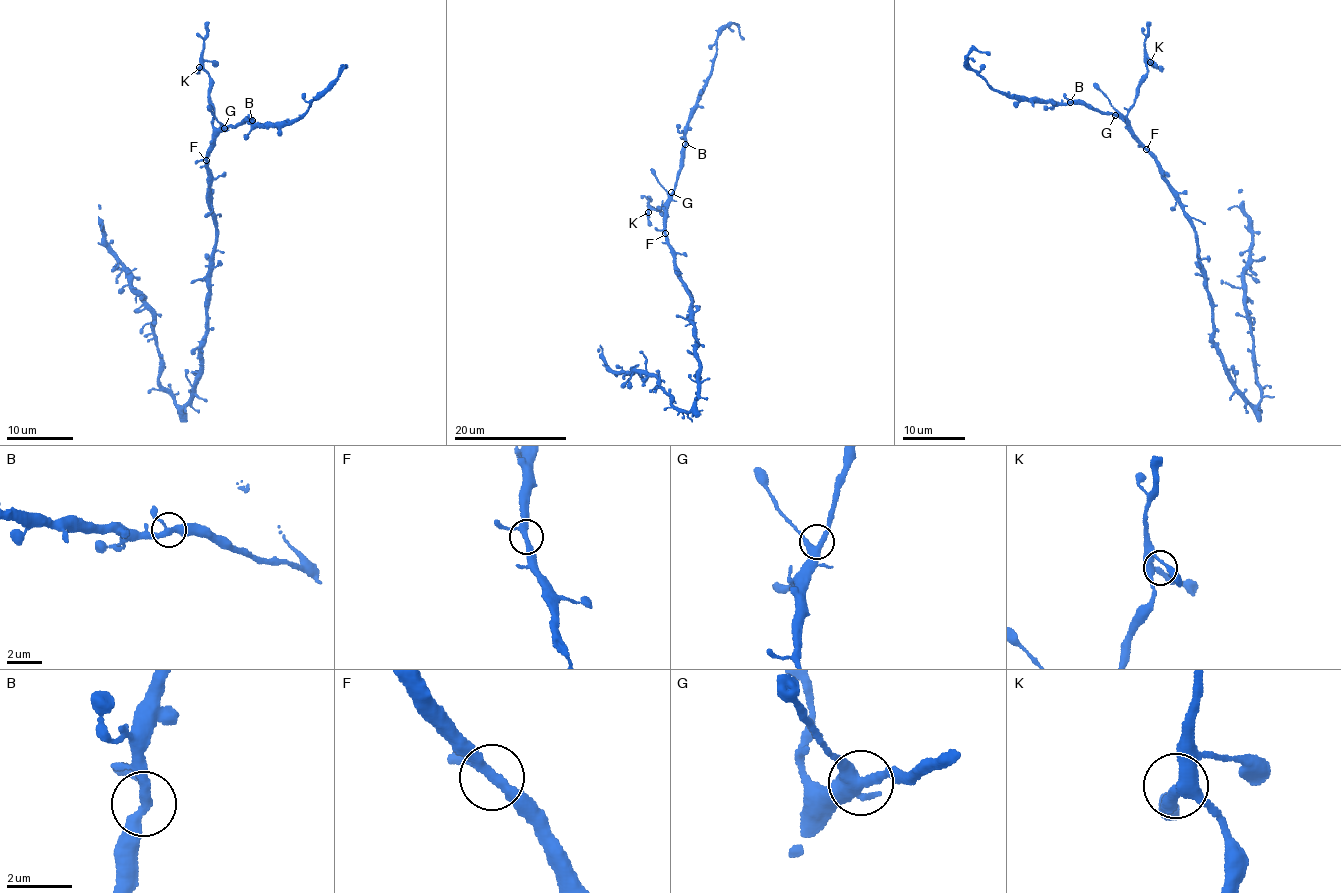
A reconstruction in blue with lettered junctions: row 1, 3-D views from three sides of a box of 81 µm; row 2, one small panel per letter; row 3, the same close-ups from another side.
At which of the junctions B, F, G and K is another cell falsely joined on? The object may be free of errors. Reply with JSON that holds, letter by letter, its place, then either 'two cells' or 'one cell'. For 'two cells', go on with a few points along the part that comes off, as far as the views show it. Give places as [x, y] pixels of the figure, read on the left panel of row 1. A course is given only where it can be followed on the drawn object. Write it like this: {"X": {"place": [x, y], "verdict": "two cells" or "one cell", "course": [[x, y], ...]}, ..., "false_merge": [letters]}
{"B": {"place": [252, 120], "verdict": "one cell"}, "F": {"place": [206, 160], "verdict": "one cell"}, "G": {"place": [224, 128], "verdict": "one cell"}, "K": {"place": [199, 67], "verdict": "one cell"}, "false_merge": []}

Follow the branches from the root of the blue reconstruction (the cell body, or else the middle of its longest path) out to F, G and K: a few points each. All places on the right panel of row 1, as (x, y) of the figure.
F: (1199, 247), (1191, 217), (1164, 176), (1160, 163), (1146, 149)
G: (1199, 247), (1191, 217), (1164, 176), (1160, 163), (1132, 129), (1115, 115)
K: (1199, 247), (1191, 217), (1160, 163), (1132, 132), (1126, 117), (1150, 62)

